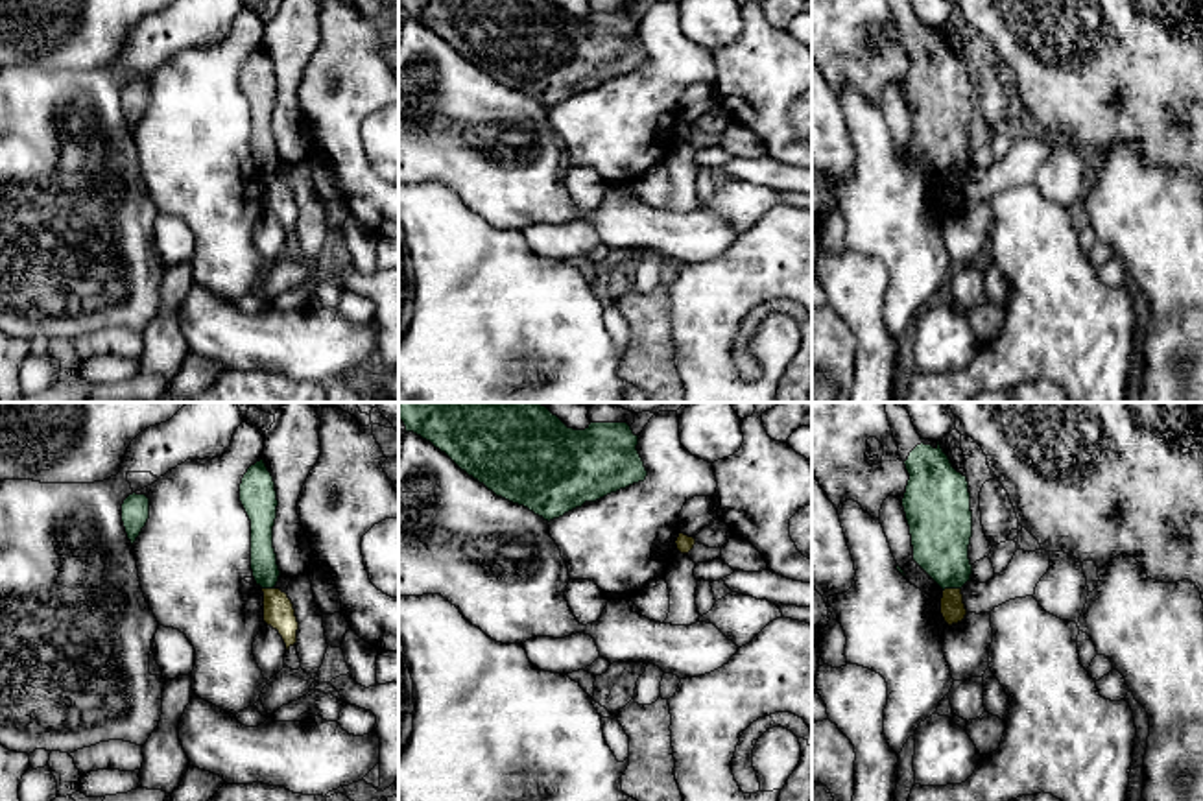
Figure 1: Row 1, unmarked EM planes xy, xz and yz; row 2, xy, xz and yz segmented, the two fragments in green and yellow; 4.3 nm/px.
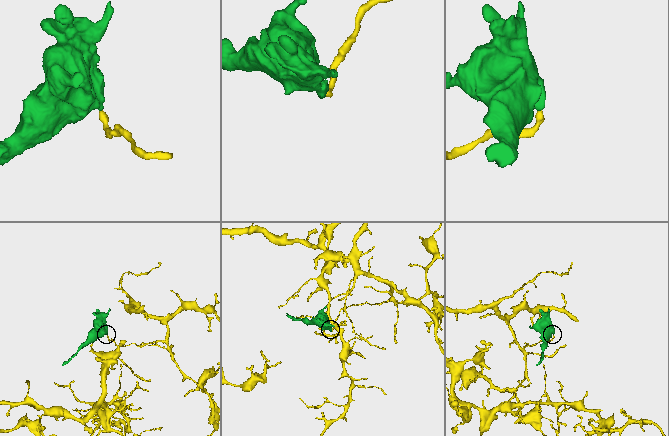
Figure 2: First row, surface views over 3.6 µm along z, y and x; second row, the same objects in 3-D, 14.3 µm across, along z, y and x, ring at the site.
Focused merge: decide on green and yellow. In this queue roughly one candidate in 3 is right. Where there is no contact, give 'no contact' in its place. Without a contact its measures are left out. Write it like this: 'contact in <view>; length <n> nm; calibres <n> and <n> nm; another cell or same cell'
contact in yz; length 80 nm; calibres 260 and 110 nm; another cell

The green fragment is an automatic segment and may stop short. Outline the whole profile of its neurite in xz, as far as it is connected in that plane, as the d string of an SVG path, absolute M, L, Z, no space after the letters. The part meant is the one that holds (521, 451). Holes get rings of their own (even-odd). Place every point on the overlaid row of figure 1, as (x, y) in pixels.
M399 402L399 419L496 496L548 522L648 476L627 423L574 430L541 402Z

